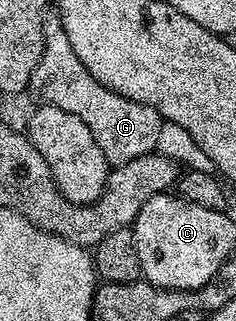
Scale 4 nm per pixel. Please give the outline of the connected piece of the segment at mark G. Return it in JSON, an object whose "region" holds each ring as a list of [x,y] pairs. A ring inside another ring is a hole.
{"region":[[[62,35],[48,36],[45,41],[43,57],[31,76],[30,92],[35,92],[42,104],[61,107],[61,111],[69,111],[69,115],[77,115],[85,127],[97,139],[97,147],[106,155],[112,166],[124,165],[133,159],[141,159],[141,155],[155,152],[157,131],[161,131],[163,118],[153,107],[145,107],[133,99],[125,99],[113,90],[106,89],[77,59],[75,52],[69,47],[69,39]]]}

